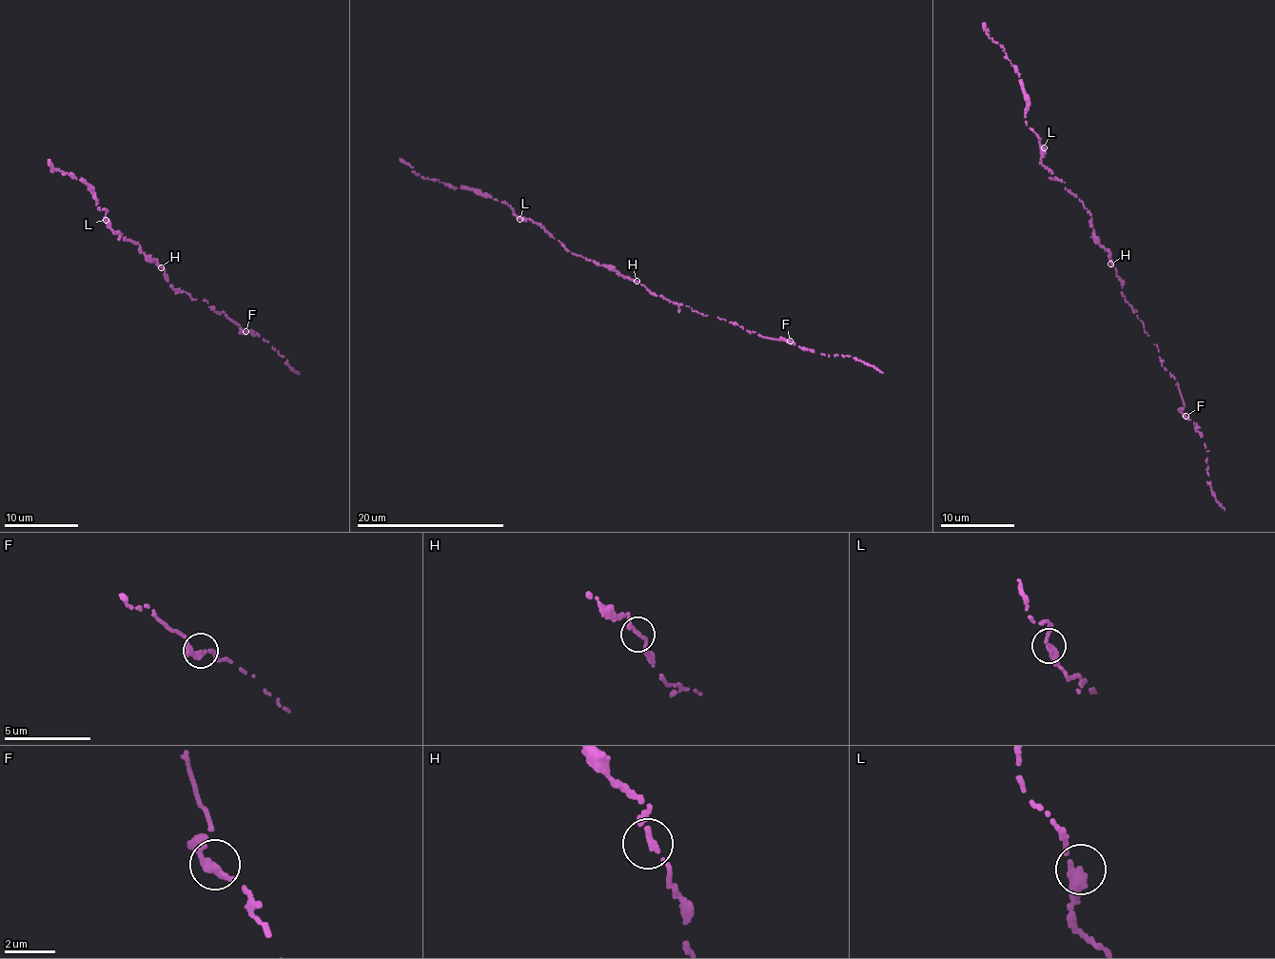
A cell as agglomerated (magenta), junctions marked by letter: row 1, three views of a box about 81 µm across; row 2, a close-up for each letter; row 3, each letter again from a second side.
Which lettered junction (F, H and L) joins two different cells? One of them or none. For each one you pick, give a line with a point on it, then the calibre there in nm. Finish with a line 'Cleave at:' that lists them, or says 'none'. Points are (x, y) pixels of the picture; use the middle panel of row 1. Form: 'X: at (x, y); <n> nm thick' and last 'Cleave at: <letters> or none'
Cleave at: none

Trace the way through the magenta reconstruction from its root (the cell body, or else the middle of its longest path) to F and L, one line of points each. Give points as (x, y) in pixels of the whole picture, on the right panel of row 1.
F: (1112, 262), (1122, 282), (1122, 296), (1158, 347), (1162, 365), (1178, 382), (1184, 405), (1183, 413), (1186, 416)
L: (1112, 262), (1110, 254), (1096, 237), (1089, 210), (1066, 187), (1065, 182), (1042, 165), (1044, 146)

